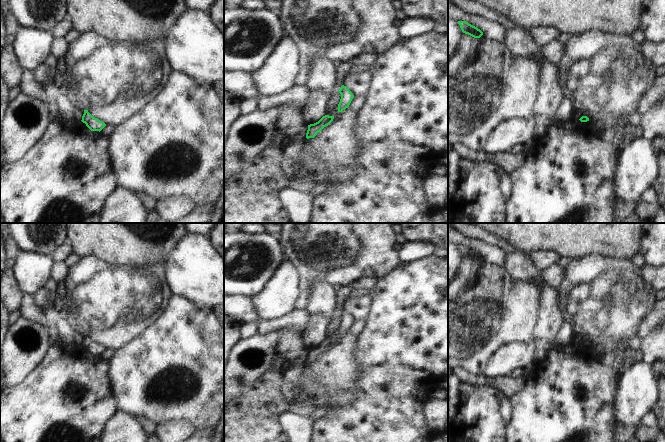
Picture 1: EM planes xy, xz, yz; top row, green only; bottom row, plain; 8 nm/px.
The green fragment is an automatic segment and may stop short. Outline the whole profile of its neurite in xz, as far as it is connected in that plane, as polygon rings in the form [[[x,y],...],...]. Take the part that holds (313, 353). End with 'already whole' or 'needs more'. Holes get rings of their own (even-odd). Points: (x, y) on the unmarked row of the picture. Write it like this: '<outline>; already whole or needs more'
[[[325,339],[318,346],[308,349],[306,362],[314,362],[318,356],[328,350],[334,343],[334,340]]]; already whole

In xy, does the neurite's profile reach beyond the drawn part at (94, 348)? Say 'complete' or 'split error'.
complete

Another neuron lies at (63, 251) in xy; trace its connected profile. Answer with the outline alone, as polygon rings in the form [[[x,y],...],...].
[[[66,240],[51,254],[54,262],[64,262],[64,260],[72,253],[72,249]]]

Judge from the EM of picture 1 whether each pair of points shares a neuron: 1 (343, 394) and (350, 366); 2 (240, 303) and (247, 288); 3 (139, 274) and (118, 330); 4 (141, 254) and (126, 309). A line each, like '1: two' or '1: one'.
1: one
2: two
3: one
4: two

